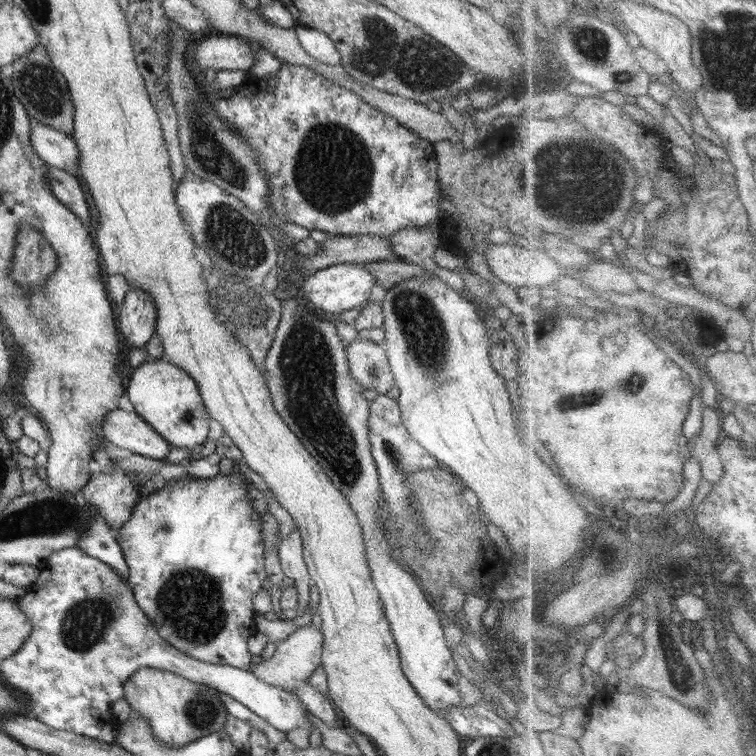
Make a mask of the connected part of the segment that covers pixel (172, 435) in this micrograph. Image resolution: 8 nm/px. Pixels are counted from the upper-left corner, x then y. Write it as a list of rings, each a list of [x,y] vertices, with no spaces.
[[[166,358],[148,359],[126,378],[126,405],[138,413],[172,447],[194,449],[208,439],[210,417],[198,385]]]

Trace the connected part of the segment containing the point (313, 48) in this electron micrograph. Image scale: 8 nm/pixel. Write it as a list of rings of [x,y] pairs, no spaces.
[[[296,25],[294,32],[296,32],[302,48],[312,58],[320,60],[324,64],[330,64],[330,66],[340,64],[341,56],[339,49],[336,48],[334,41],[330,40],[330,36],[326,36],[326,33],[302,25]]]

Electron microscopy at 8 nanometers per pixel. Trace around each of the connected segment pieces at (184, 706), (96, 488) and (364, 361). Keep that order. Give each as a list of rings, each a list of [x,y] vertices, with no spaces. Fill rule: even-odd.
[[[158,668],[134,672],[124,684],[123,697],[132,708],[130,719],[146,717],[155,738],[168,747],[184,747],[198,738],[224,731],[229,714],[216,689]]]
[[[113,468],[100,472],[97,481],[93,480],[82,487],[87,504],[92,504],[116,532],[132,514],[134,505],[143,498],[142,489],[134,486],[134,478],[122,472],[122,468]]]
[[[356,338],[346,346],[346,357],[348,357],[348,367],[350,375],[368,390],[376,390],[380,395],[395,386],[394,373],[390,370],[390,361],[386,356],[386,349],[383,344],[373,343],[366,339]]]

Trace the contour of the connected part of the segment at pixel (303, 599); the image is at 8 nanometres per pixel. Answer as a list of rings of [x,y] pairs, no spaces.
[[[295,526],[287,537],[280,538],[277,551],[284,574],[294,580],[294,587],[299,595],[299,606],[296,611],[298,615],[302,615],[305,606],[309,603],[310,586],[313,580],[302,554],[302,537],[298,527]]]

